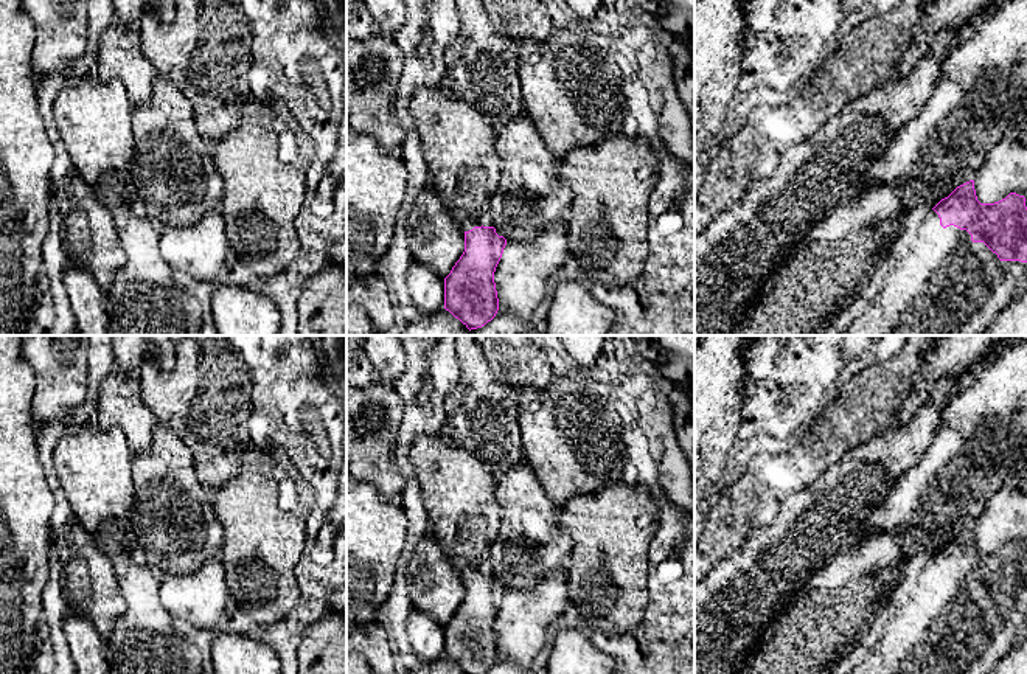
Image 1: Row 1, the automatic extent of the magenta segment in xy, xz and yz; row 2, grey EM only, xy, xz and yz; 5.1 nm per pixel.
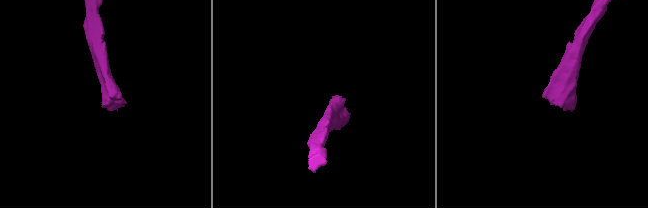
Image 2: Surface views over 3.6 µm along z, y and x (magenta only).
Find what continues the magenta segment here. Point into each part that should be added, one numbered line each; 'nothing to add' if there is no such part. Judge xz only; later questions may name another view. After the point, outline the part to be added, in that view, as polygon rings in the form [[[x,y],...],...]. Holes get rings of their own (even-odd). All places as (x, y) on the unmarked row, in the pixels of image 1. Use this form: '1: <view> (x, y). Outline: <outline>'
nothing to add

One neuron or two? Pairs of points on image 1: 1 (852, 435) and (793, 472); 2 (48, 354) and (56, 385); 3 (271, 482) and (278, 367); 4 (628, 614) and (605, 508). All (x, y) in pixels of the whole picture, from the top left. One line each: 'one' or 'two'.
1: one
2: one
3: two
4: one

